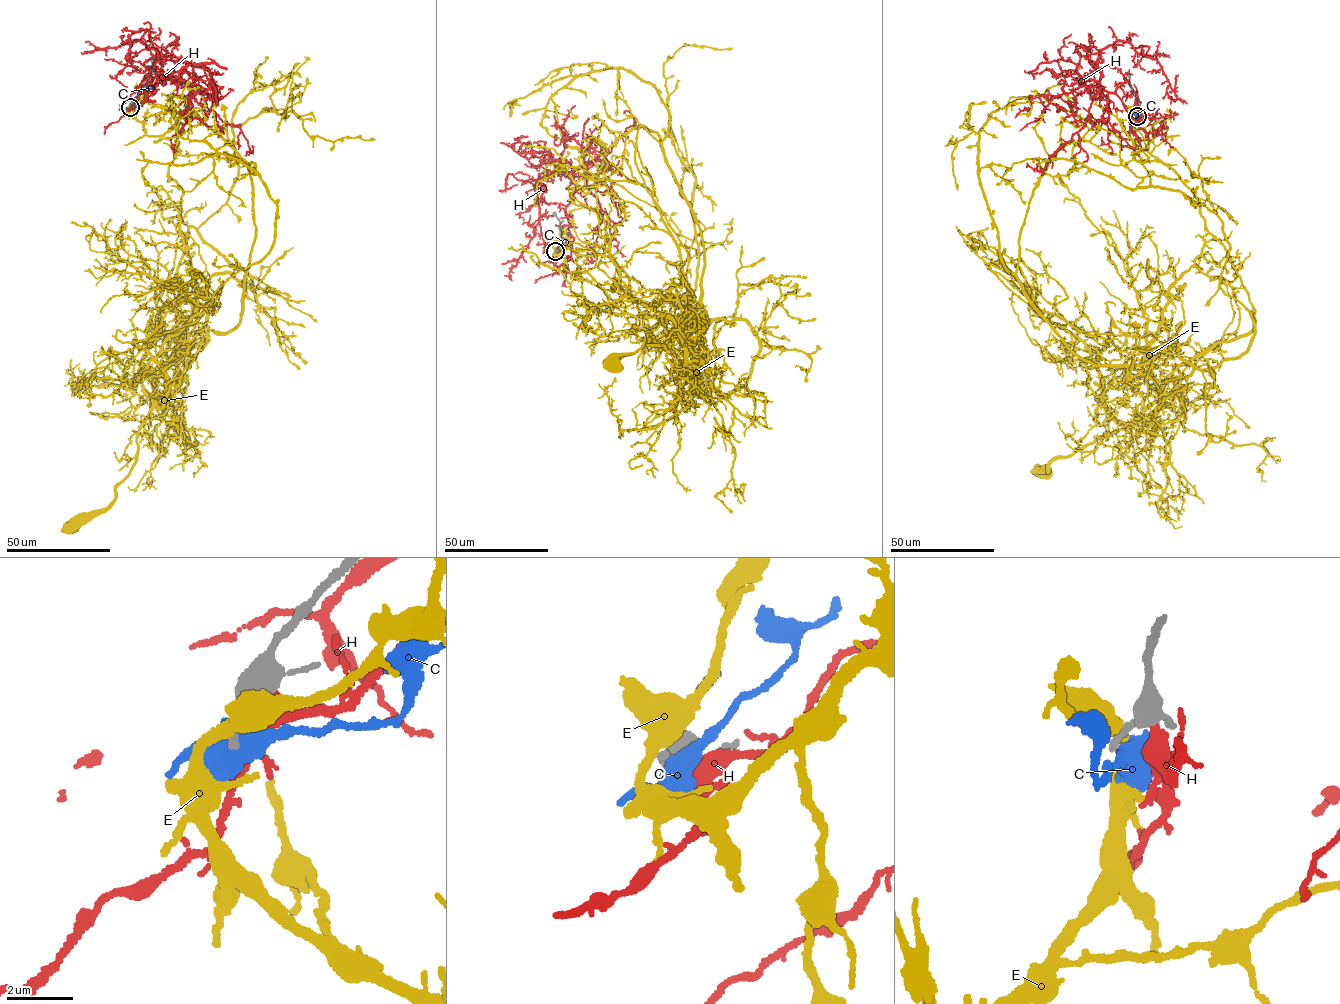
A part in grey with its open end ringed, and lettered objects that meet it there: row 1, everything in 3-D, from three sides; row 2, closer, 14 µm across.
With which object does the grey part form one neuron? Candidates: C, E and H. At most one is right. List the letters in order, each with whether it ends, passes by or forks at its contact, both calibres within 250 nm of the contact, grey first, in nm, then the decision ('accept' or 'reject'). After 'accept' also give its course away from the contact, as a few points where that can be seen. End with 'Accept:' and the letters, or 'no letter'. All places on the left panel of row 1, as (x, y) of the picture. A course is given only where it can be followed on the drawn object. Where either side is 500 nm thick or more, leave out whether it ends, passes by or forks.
C: calibres 240 and 550 nm; reject
E: it passes by; calibres 280 and 440 nm; reject
H: calibres 420 and 550 nm; reject
Accept: no letter

